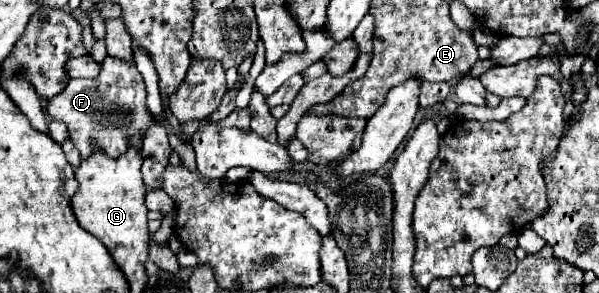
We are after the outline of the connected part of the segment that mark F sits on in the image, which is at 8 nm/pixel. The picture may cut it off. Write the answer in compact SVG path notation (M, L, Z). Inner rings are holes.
M107 55L101 63L101 73L95 79L71 79L59 95L47 101L45 111L51 119L63 121L69 127L69 137L81 157L91 155L93 141L111 157L119 157L127 149L127 143L139 147L145 131L151 125L145 95L145 83L139 71L129 63Z

